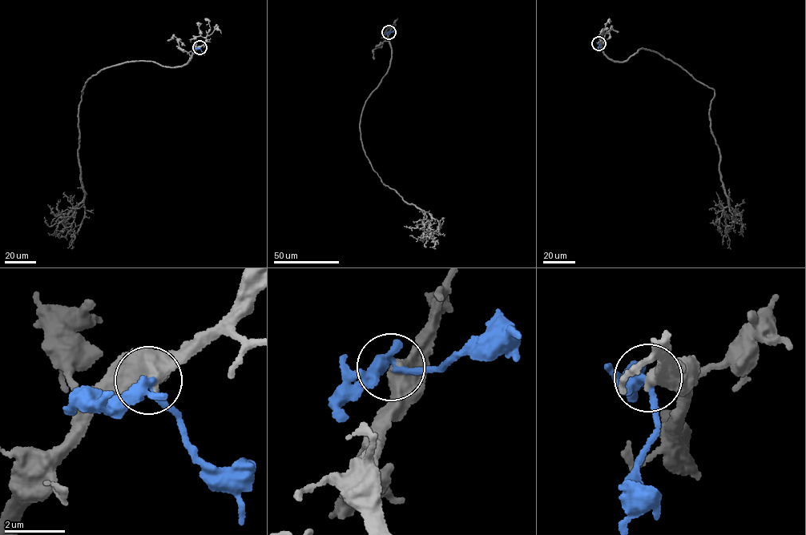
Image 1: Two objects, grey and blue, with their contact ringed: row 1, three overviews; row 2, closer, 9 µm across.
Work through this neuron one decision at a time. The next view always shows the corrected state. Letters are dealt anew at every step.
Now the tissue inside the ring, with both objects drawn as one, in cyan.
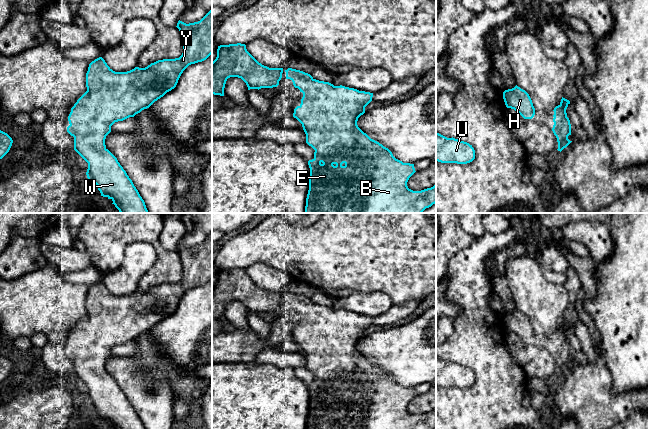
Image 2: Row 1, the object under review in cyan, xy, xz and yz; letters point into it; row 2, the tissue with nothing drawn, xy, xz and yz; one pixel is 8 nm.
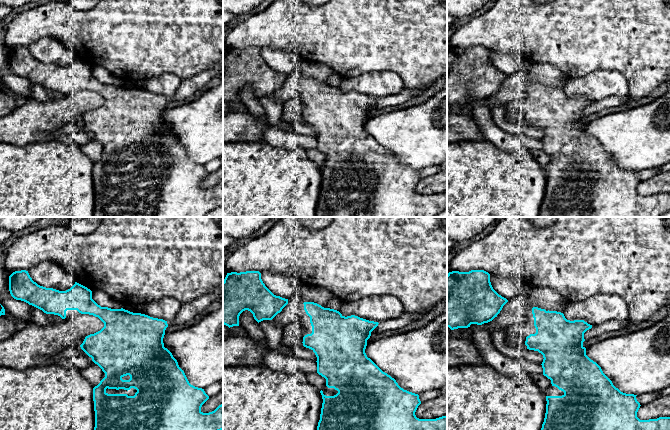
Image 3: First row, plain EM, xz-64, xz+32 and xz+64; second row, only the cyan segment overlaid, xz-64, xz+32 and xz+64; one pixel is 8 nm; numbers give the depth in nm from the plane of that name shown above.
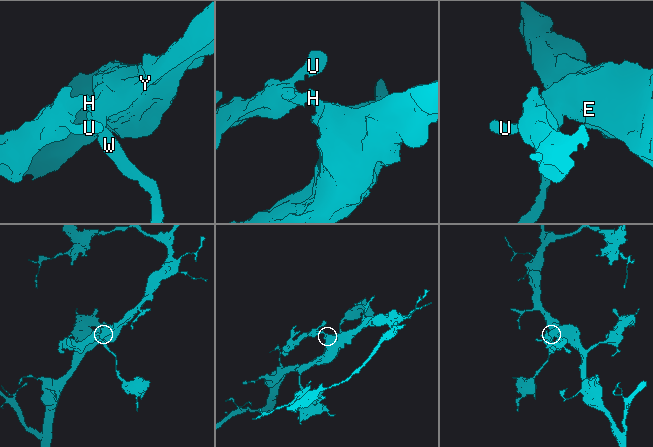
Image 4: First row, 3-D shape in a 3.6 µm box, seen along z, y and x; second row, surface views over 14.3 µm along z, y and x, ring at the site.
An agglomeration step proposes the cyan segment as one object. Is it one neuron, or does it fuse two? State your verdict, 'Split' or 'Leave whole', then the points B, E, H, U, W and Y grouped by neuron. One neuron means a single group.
Leave whole. Groups: B E H U W Y

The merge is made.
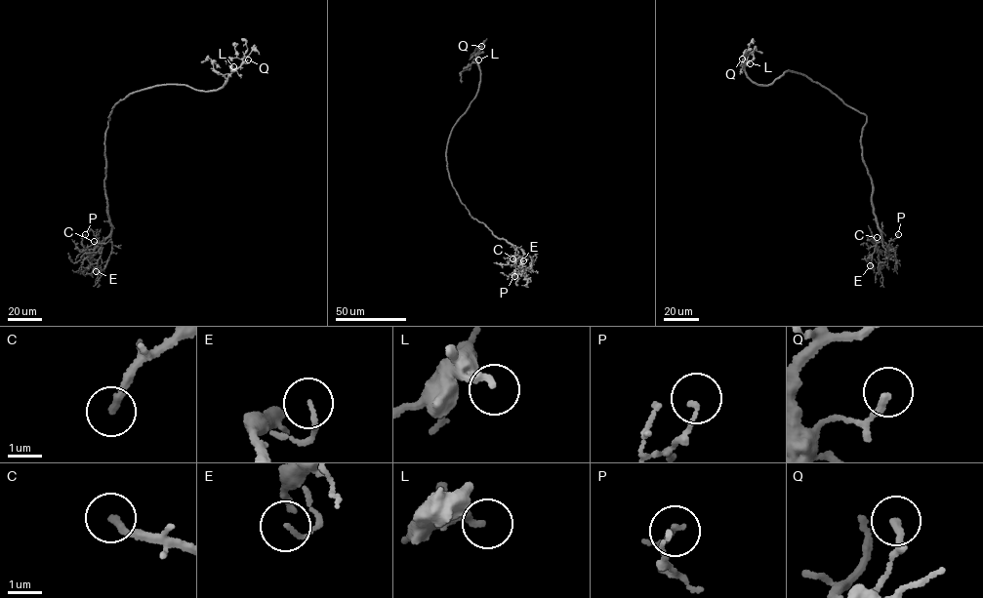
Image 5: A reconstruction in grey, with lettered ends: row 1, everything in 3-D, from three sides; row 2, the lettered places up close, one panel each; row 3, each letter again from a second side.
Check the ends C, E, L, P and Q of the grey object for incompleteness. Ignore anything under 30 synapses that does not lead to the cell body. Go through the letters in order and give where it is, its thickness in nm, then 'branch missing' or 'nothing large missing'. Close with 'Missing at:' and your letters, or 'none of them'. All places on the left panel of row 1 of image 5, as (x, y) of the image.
C: place (94, 241); calibre 220 nm; branch missing
E: place (96, 271); calibre 100 nm; nothing large missing
L: place (233, 66); calibre 240 nm; nothing large missing
P: place (85, 234); calibre 100 nm; nothing large missing
Q: place (248, 59); calibre 190 nm; nothing large missing
Missing at: C

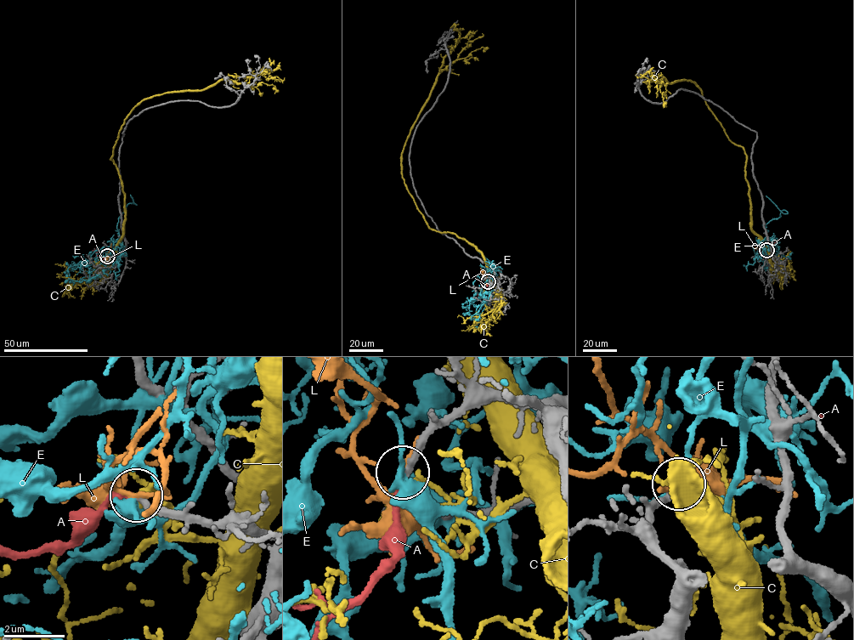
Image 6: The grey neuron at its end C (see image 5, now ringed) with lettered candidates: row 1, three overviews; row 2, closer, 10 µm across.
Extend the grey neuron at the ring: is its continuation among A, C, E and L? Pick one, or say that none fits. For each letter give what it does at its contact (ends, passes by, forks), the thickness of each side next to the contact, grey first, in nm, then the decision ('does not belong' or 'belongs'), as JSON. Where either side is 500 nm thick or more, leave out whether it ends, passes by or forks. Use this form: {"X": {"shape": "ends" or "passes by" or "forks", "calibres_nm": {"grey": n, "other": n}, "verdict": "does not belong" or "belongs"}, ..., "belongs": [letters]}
{"A": {"shape": "ends", "calibres_nm": {"grey": 200, "other": 220}, "verdict": "belongs"}, "C": {"shape": "ends", "calibres_nm": {"grey": 200, "other": 190}, "verdict": "does not belong"}, "E": {"shape": "passes by", "calibres_nm": {"grey": 220, "other": 380}, "verdict": "does not belong"}, "L": {"shape": "ends", "calibres_nm": {"grey": 240, "other": 150}, "verdict": "does not belong"}, "belongs": ["A"]}

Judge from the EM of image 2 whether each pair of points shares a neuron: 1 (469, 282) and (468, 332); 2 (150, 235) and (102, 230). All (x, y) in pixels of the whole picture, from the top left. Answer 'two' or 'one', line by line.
1: one
2: one

